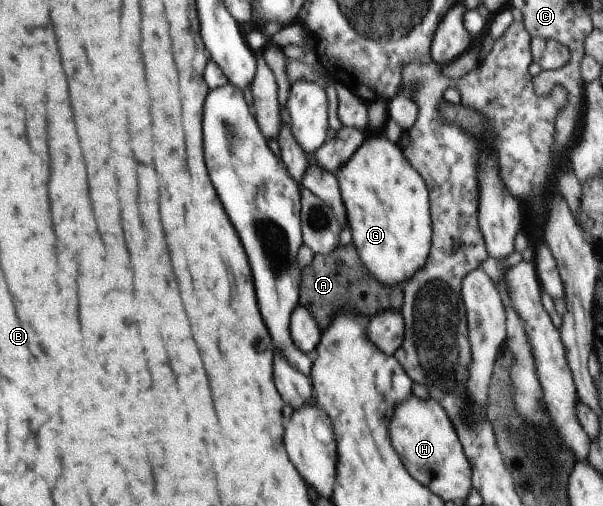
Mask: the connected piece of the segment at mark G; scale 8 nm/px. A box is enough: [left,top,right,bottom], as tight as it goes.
[336,132,431,285]

